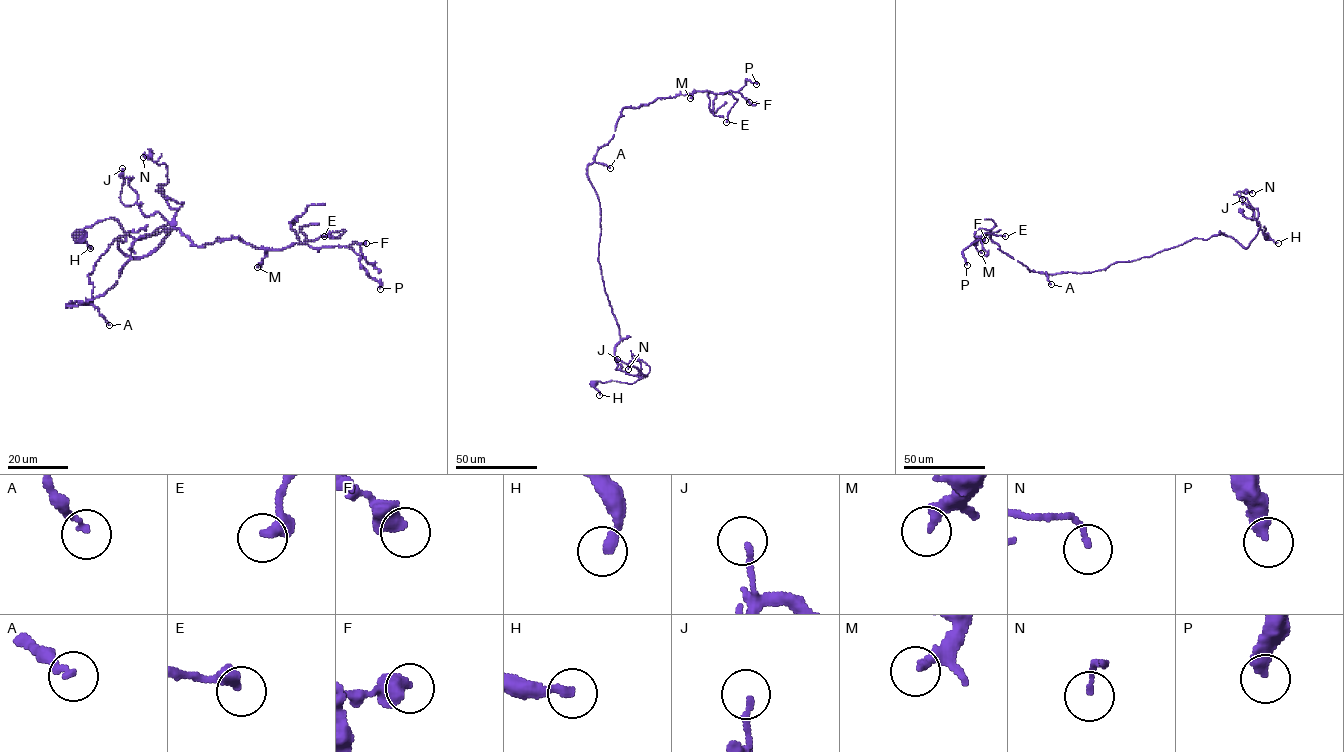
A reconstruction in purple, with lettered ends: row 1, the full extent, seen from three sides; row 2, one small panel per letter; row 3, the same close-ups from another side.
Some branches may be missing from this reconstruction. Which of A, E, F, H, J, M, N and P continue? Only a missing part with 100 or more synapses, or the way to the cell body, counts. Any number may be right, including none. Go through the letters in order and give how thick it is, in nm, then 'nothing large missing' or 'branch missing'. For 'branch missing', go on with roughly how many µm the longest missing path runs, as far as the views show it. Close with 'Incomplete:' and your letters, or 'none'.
A: calibre 180 nm; nothing large missing
E: calibre 420 nm; nothing large missing
F: calibre 550 nm; nothing large missing
H: calibre 320 nm; nothing large missing
J: calibre 180 nm; nothing large missing
M: calibre 240 nm; nothing large missing
N: calibre 140 nm; nothing large missing
P: calibre 400 nm; nothing large missing
Incomplete: none

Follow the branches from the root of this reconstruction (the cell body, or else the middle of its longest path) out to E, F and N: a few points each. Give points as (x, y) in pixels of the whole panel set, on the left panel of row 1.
E: (77, 234), (171, 223), (143, 257), (114, 239), (68, 305), (159, 228), (344, 231), (324, 236)
F: (77, 234), (171, 223), (143, 257), (114, 239), (93, 301), (68, 305), (159, 228), (366, 243)
N: (77, 234), (114, 218), (143, 238), (171, 220), (177, 211), (164, 195), (167, 167), (150, 153), (143, 157)

